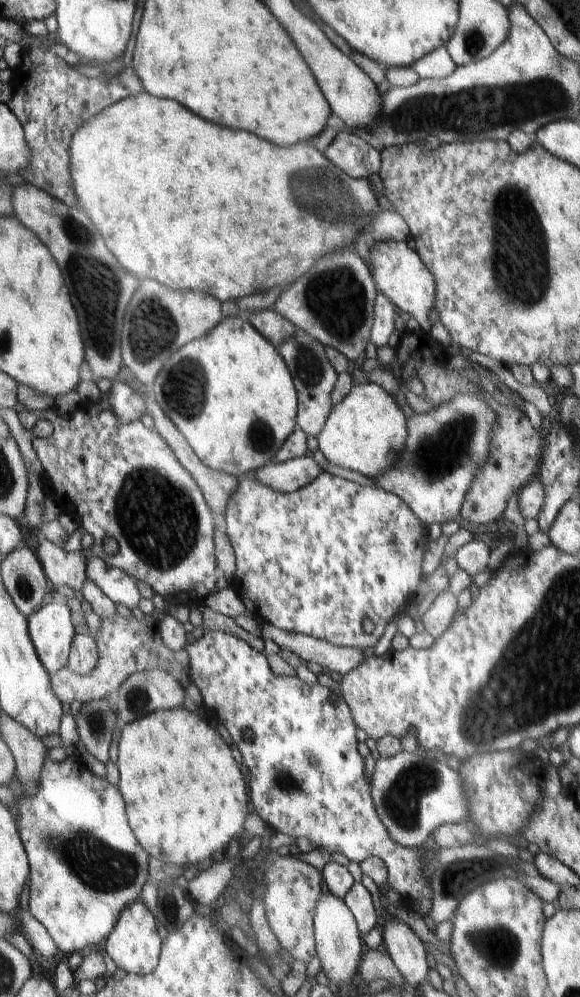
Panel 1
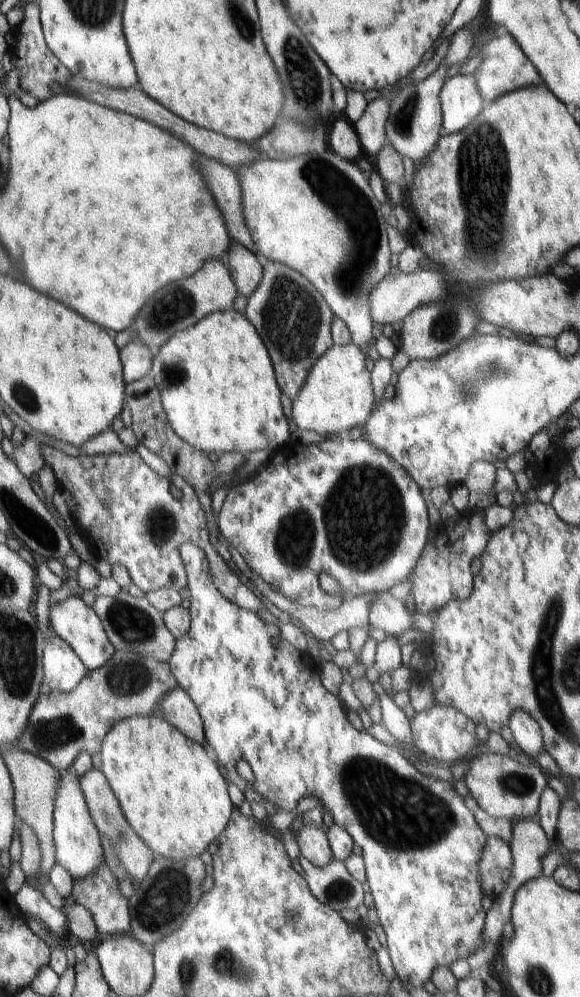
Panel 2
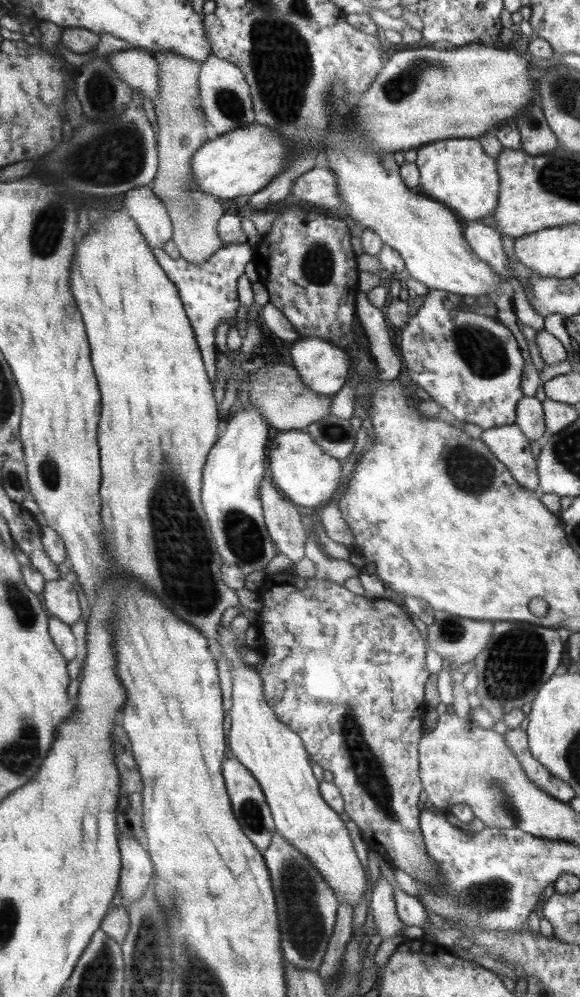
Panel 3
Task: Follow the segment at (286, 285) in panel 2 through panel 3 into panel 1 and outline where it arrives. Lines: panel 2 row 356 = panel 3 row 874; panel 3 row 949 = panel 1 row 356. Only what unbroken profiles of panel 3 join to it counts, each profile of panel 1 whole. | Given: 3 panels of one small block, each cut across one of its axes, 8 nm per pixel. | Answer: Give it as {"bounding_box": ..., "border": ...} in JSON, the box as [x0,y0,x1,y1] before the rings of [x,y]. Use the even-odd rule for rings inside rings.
{"bounding_box":[277,329,339,437],"border":[[[296,329],[296,334],[292,338],[288,338],[284,344],[277,346],[277,351],[292,374],[293,384],[297,392],[296,422],[307,436],[317,437],[322,432],[326,418],[331,411],[331,394],[339,375],[330,364],[325,349],[326,347],[322,346],[316,338],[312,338],[310,334],[306,334],[304,330],[300,329]]]}

